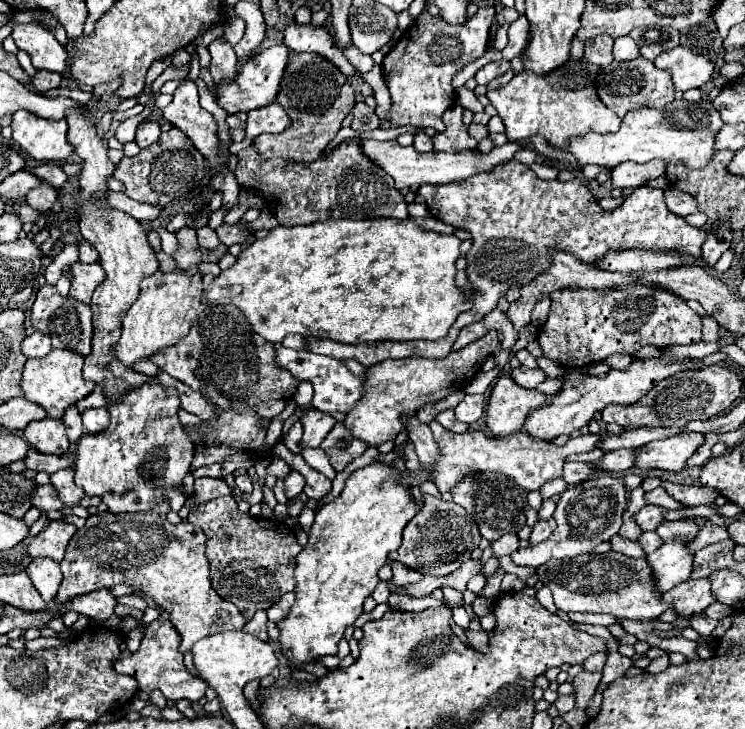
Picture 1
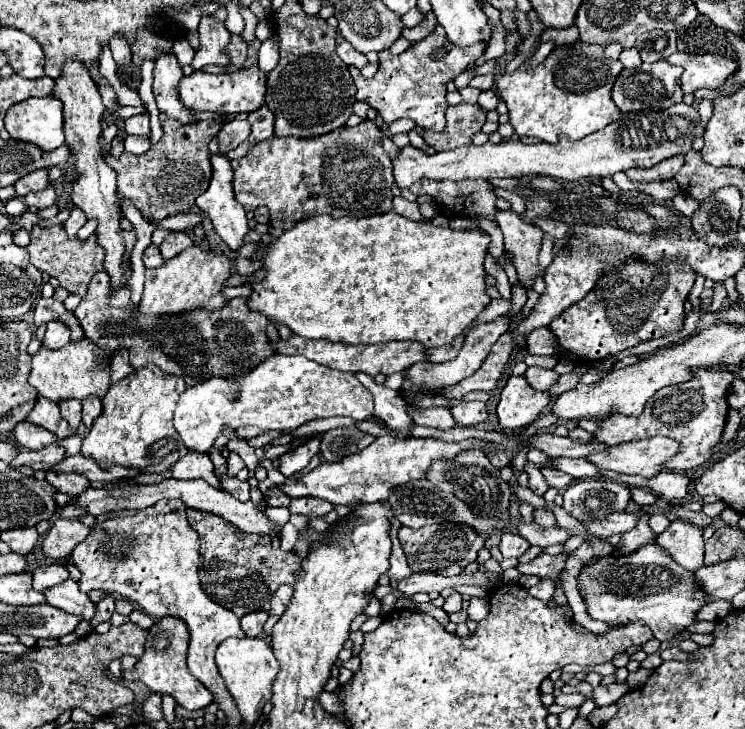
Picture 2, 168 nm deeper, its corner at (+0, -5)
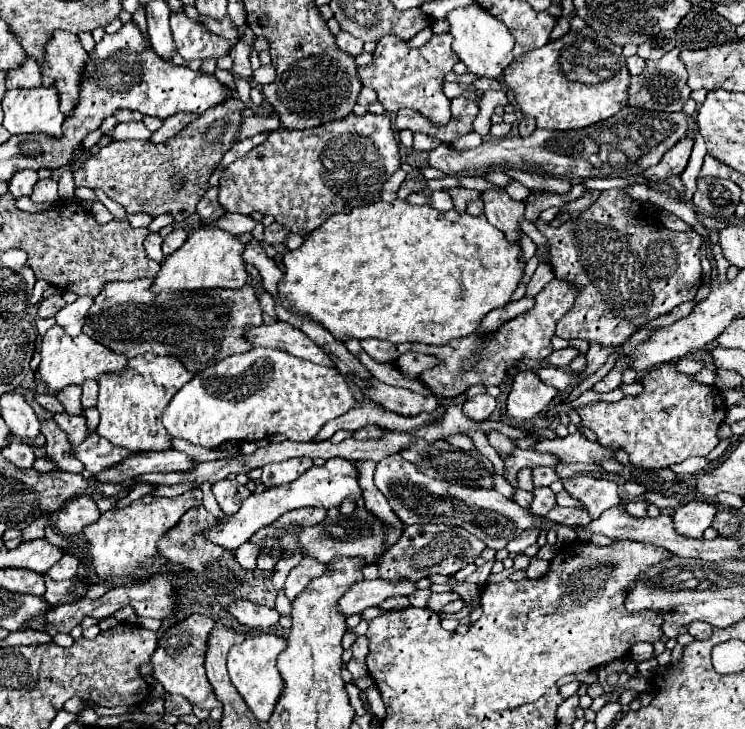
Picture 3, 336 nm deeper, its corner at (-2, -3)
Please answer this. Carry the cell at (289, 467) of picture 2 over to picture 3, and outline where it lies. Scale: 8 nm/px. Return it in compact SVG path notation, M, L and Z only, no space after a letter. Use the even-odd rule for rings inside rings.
M296 457L296 459L288 459L288 461L280 461L280 463L270 463L270 465L262 467L260 481L266 487L286 485L286 483L298 479L312 465L314 465L312 459L306 459L306 457Z

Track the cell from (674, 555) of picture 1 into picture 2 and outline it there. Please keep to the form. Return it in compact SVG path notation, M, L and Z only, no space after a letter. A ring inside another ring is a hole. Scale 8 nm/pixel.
M674 519L672 525L656 537L656 545L662 547L668 555L672 555L672 559L690 573L702 567L704 559L702 529L688 521Z

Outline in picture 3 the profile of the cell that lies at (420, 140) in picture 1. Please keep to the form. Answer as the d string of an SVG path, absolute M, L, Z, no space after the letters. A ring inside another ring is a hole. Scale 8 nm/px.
M414 133L414 149L418 149L418 151L432 151L436 147L440 147L440 139L424 135L424 133Z

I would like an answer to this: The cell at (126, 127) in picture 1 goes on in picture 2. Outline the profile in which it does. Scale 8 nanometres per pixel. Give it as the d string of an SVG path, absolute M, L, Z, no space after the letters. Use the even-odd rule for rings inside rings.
M128 135L126 137L126 141L124 141L124 151L128 151L128 153L144 153L146 149L150 149L150 141L148 141L148 137L132 137L132 135Z

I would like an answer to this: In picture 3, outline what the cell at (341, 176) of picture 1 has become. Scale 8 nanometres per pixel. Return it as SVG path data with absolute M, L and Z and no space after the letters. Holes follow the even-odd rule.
M350 113L314 129L270 133L262 145L222 171L218 201L230 213L262 211L292 233L304 233L304 229L318 229L336 213L380 201L382 183L396 169L400 169L400 153L390 115Z

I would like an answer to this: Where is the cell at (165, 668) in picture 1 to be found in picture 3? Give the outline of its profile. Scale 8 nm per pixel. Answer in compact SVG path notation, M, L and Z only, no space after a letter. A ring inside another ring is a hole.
M190 615L188 619L172 625L164 631L162 639L158 641L158 649L152 655L152 677L166 689L166 693L178 693L184 695L192 705L198 705L200 709L214 709L220 707L220 701L216 699L210 681L206 677L204 669L204 649L208 641L208 633L214 629L216 619L206 615Z

